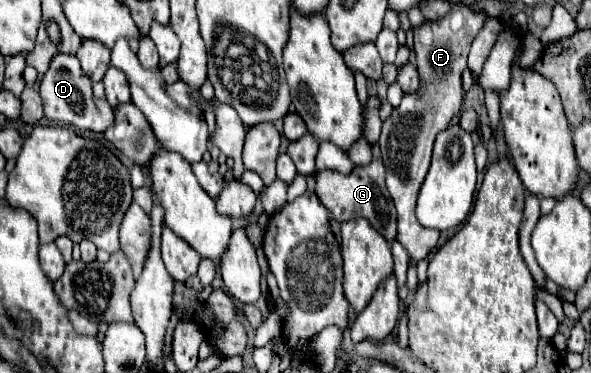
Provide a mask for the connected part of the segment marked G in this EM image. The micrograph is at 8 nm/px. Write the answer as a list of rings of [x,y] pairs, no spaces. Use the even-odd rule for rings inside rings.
[[[378,146],[372,148],[372,162],[368,166],[360,166],[354,168],[352,174],[344,176],[340,172],[334,170],[325,170],[316,173],[316,196],[320,198],[320,202],[330,210],[332,218],[336,222],[348,222],[352,218],[366,218],[374,230],[378,230],[382,236],[386,236],[388,242],[396,240],[396,208],[392,202],[392,196],[386,188],[384,182],[384,164],[380,158],[380,150]]]

